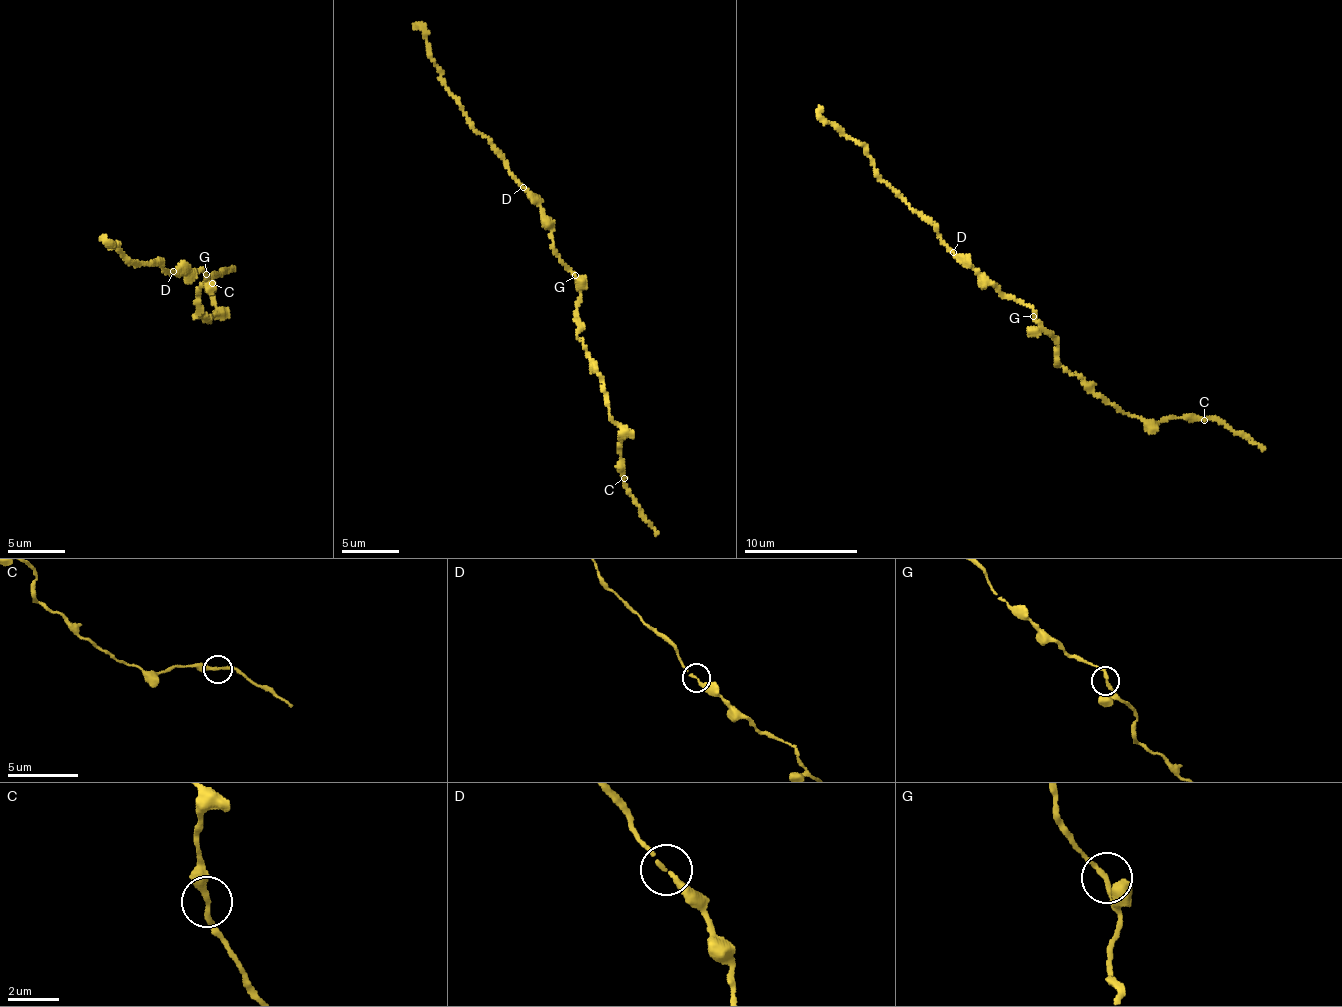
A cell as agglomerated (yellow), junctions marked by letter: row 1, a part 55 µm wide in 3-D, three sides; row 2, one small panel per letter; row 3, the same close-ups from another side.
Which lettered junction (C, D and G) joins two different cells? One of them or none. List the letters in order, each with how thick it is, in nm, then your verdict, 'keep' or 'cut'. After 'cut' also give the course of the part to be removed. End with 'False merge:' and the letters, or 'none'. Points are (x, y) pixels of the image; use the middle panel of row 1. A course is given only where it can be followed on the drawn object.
C: 240 nm | keep
D: 200 nm | keep
G: 190 nm | keep
False merge: none

